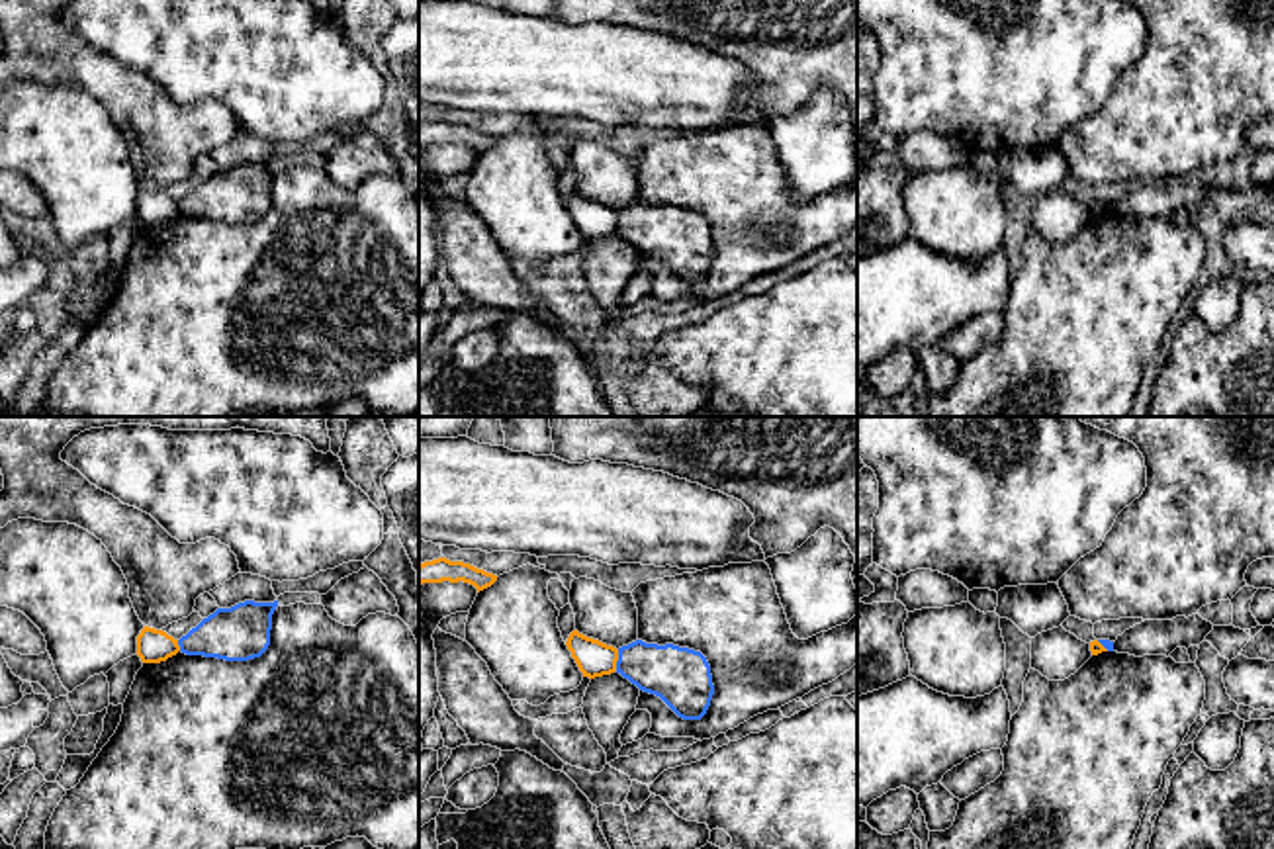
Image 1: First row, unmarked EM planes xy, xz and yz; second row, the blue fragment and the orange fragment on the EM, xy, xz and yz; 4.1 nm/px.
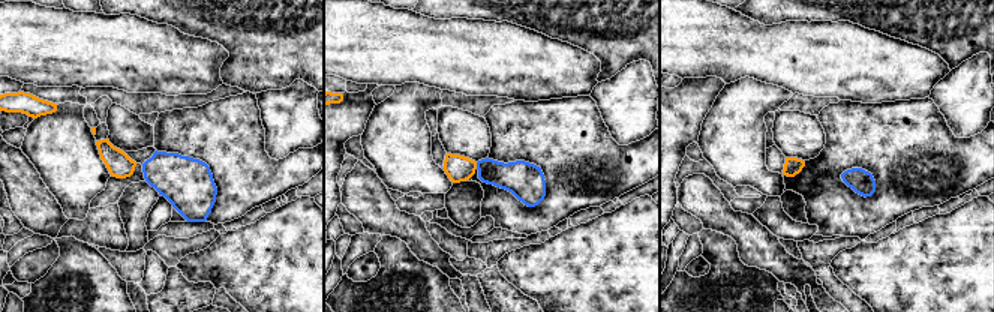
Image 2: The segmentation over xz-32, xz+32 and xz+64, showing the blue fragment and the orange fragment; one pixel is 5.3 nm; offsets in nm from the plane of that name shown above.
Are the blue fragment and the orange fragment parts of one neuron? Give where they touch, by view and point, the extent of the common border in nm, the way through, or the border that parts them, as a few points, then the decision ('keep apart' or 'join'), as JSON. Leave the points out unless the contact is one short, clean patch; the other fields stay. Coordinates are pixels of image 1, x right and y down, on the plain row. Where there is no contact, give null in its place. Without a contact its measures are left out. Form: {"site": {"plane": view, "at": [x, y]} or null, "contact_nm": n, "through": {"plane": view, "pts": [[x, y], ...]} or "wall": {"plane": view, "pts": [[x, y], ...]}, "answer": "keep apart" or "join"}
{"site": {"plane": "xz", "at": [619, 222]}, "contact_nm": 90, "wall": {"plane": "xz", "pts": [[619, 212], [615, 231]]}, "answer": "keep apart"}

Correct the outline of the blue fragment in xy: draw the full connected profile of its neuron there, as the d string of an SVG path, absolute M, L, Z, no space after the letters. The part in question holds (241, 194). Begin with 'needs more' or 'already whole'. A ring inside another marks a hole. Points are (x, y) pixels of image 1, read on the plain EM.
already whole | M245 162L231 170L217 170L178 201L186 217L249 223L270 207L274 164Z

